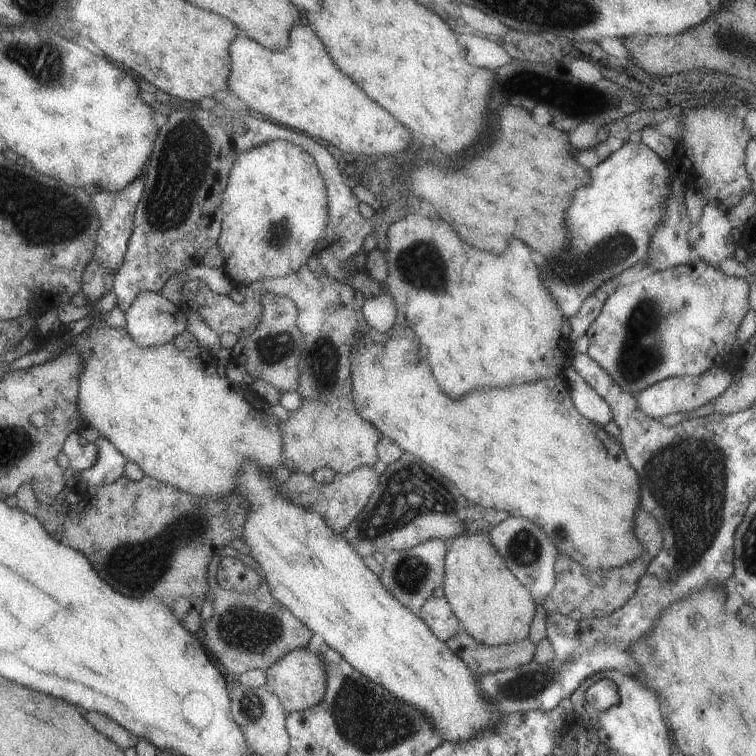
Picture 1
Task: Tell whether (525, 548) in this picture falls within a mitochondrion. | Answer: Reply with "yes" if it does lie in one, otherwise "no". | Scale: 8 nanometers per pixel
yes

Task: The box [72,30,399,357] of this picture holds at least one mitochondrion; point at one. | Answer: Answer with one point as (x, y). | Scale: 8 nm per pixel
(164, 206)

